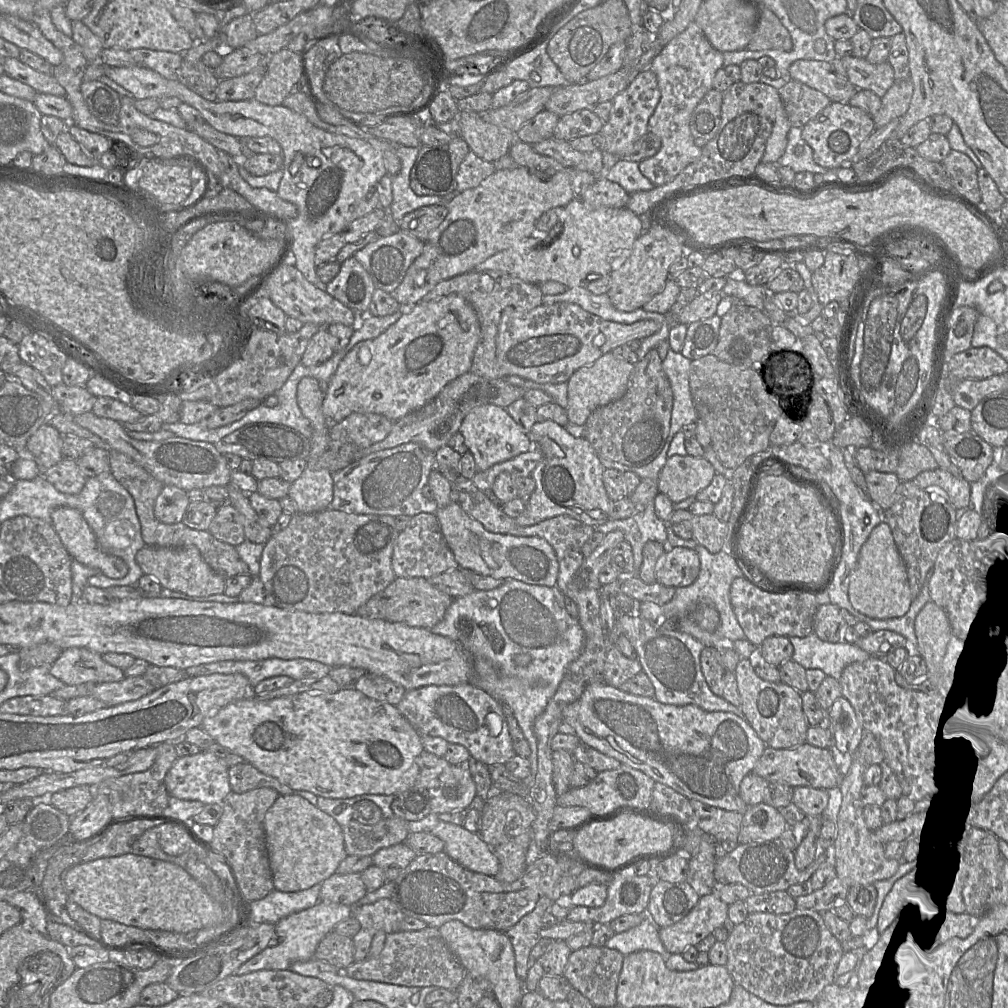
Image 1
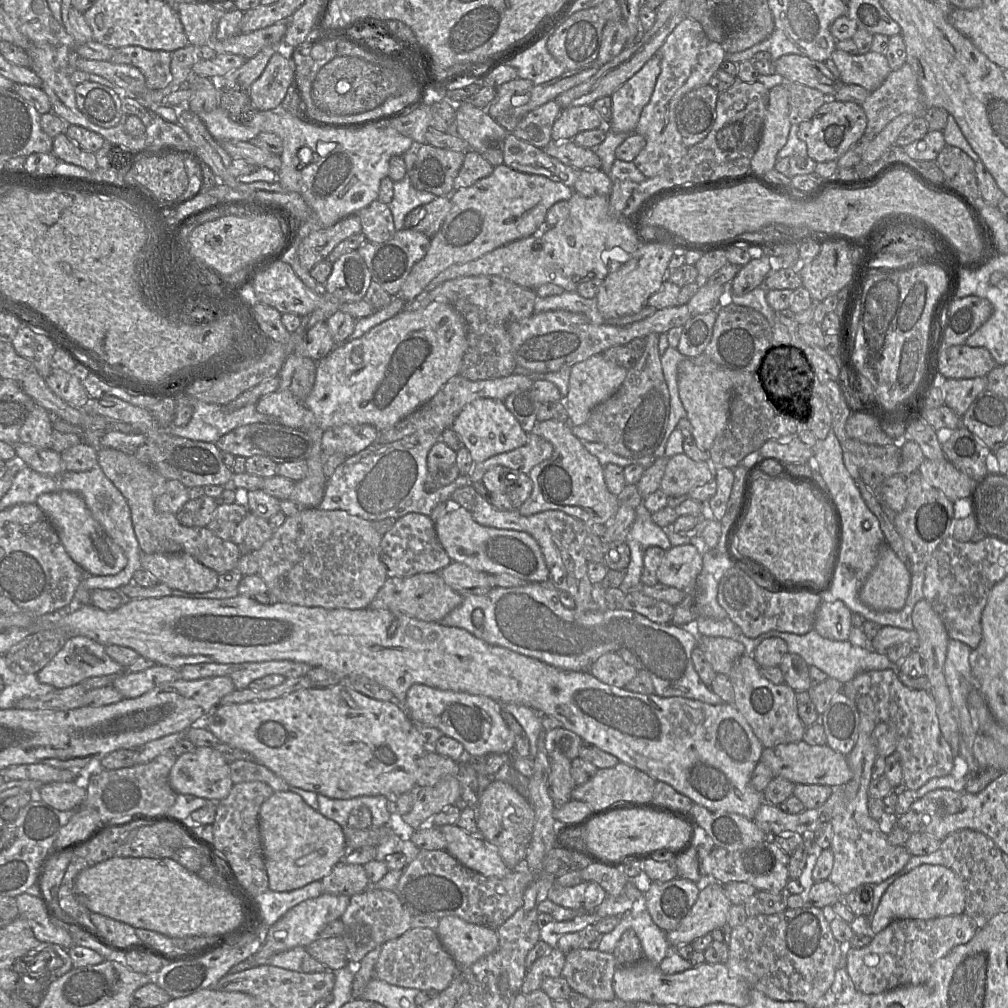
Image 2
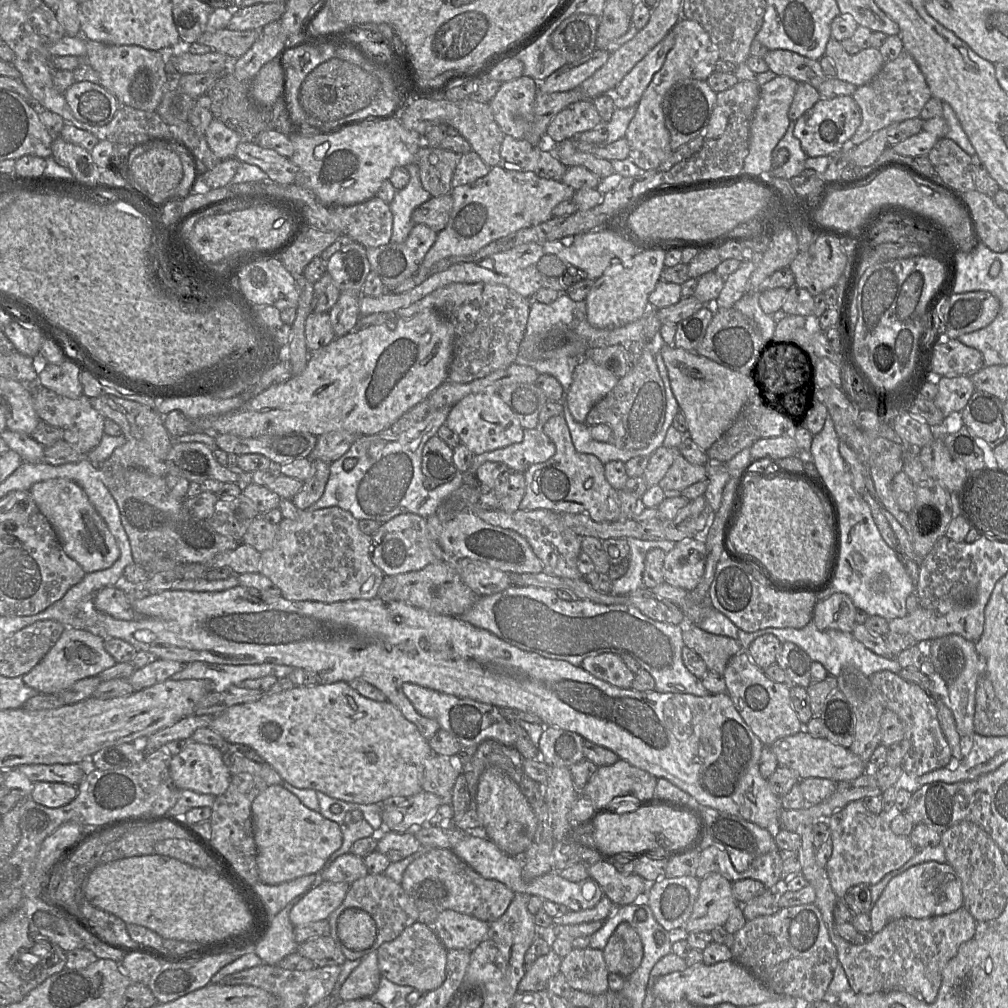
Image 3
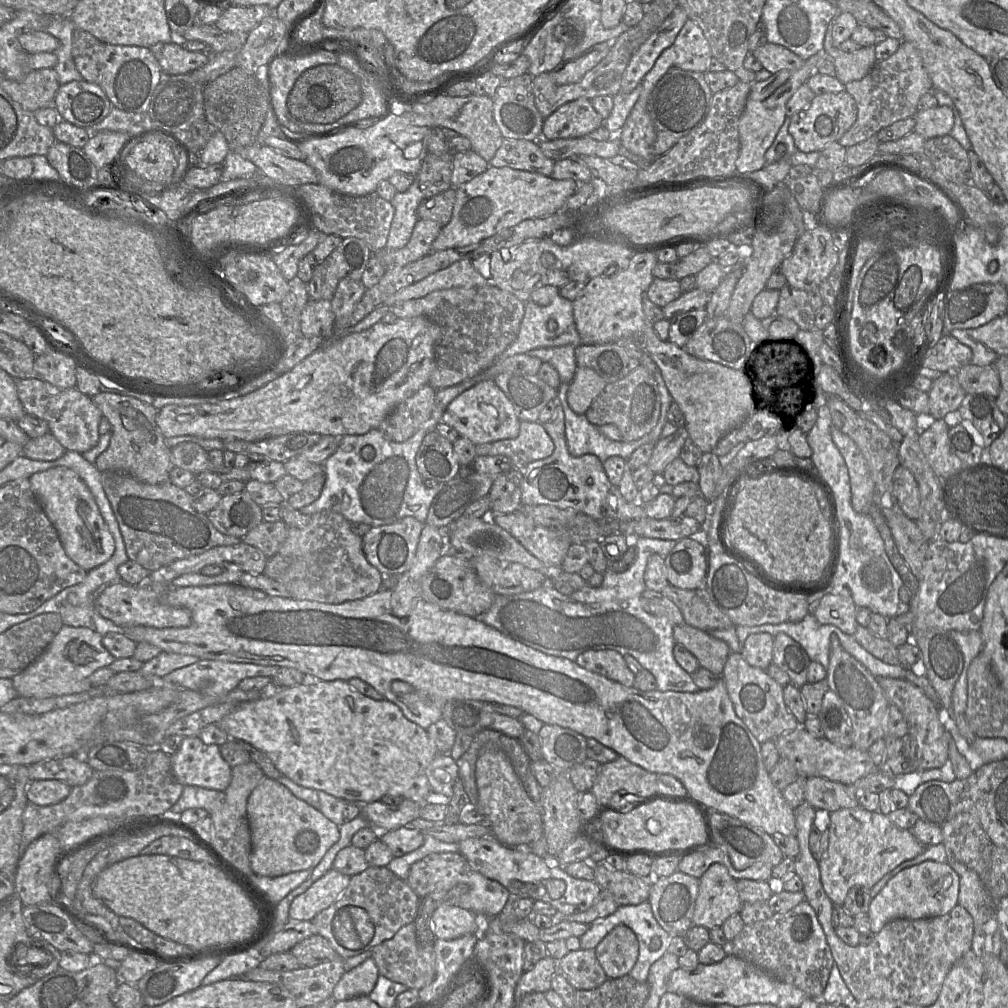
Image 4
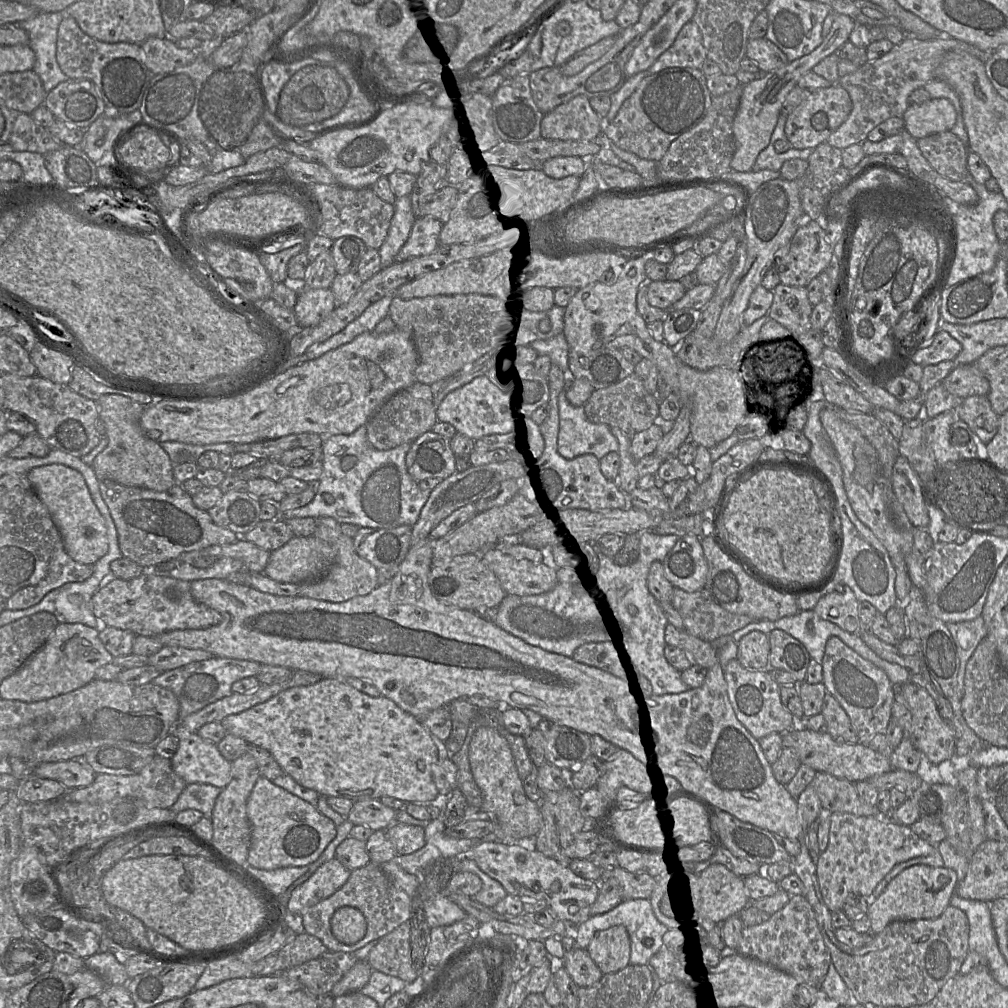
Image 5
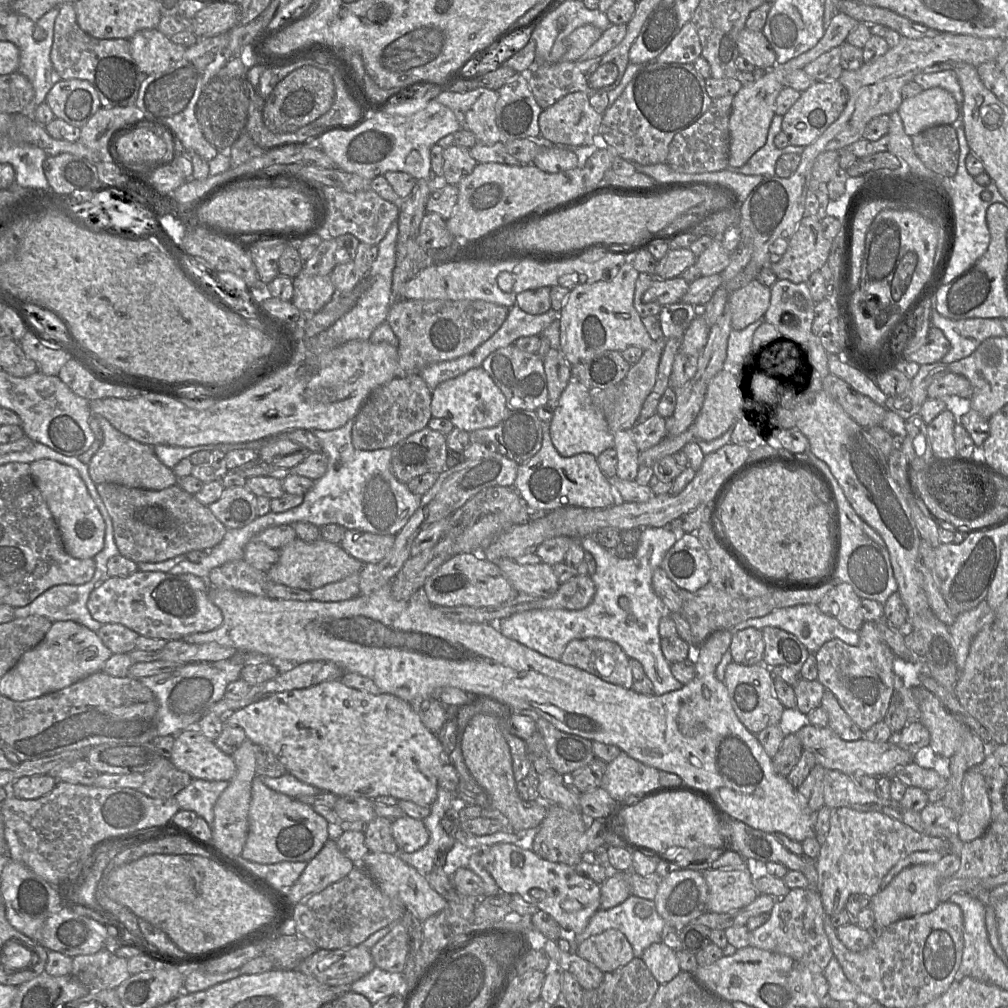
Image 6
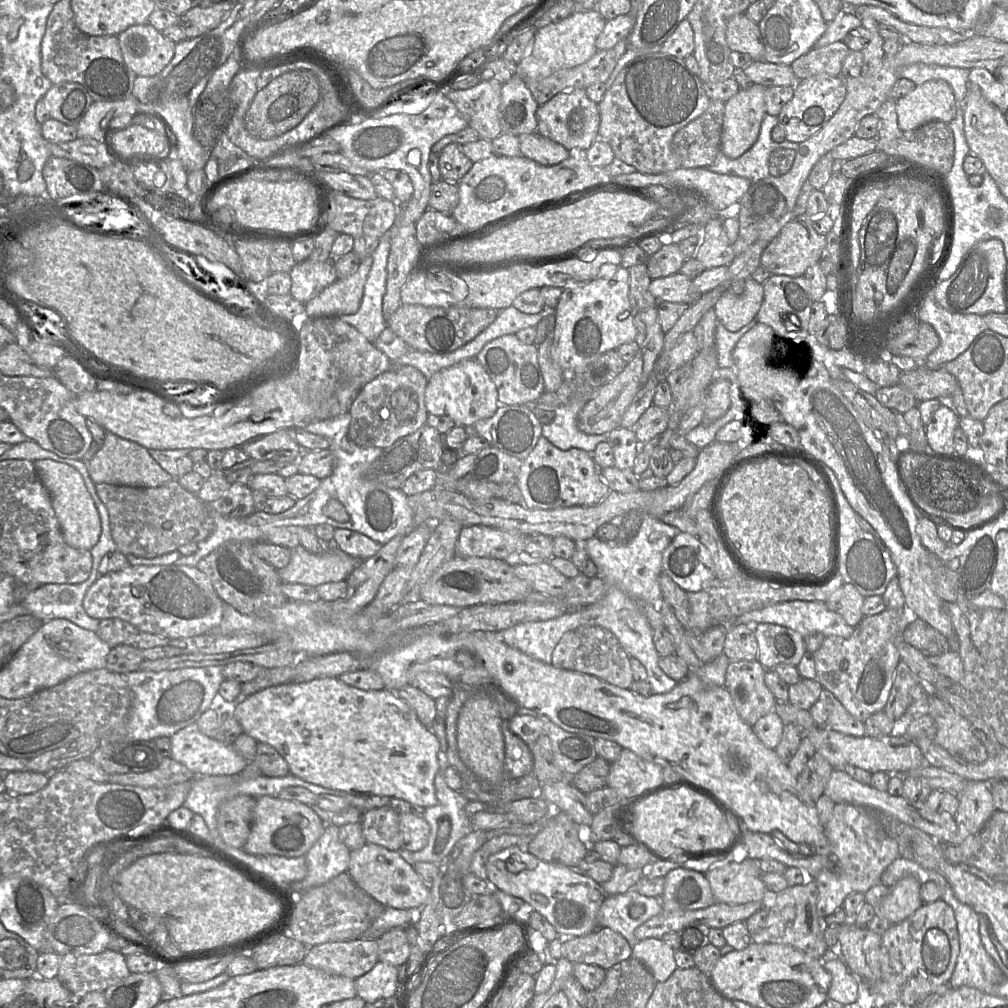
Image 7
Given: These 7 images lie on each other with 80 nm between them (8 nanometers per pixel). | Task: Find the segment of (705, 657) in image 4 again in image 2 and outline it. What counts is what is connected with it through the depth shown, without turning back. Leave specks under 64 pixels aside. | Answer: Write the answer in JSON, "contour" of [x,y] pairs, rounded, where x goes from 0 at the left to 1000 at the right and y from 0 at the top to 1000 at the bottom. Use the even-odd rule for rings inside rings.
{"contour":[[[692,631],[692,642],[711,669],[722,670],[728,657],[739,648],[736,638],[719,632]]]}

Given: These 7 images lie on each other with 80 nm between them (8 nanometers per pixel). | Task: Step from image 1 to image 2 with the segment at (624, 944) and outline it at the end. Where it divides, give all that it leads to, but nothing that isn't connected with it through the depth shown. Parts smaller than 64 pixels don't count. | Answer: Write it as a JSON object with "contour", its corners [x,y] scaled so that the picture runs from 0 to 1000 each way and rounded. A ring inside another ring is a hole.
{"contour":[[[636,897],[627,904],[615,909],[613,918],[597,929],[593,942],[607,945],[617,927],[627,922],[636,935],[639,950],[654,957],[666,944],[661,925],[655,922],[647,913],[645,907]]]}

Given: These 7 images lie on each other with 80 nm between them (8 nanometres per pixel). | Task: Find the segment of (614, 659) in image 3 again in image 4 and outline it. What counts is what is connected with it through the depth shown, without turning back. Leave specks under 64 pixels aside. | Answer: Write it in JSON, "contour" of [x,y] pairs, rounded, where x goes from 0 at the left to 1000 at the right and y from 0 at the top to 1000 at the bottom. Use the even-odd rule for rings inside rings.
{"contour":[[[583,645],[576,648],[570,657],[620,682],[629,679],[630,669],[623,663],[619,651],[610,645]]]}

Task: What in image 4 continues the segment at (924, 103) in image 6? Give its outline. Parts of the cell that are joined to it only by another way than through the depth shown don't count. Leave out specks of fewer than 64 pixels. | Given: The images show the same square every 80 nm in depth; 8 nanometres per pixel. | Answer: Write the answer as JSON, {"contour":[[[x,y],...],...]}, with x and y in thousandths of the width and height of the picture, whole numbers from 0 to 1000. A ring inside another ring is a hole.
{"contour":[[[940,105],[911,109],[907,117],[907,131],[918,138],[939,134],[946,125],[946,113]]]}

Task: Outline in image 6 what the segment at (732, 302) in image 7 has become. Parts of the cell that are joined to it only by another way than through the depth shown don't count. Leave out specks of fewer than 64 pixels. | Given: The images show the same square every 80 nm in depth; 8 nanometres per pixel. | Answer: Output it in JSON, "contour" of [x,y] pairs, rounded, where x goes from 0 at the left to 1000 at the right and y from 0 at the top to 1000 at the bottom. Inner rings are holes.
{"contour":[[[750,277],[727,289],[722,294],[725,323],[736,327],[756,315],[764,302],[764,286]]]}

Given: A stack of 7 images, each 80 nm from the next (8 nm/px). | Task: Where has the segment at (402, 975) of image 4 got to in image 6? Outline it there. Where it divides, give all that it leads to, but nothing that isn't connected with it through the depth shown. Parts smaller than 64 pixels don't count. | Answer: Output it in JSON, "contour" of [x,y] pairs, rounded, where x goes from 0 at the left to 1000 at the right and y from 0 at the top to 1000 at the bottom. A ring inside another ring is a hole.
{"contour":[[[395,915],[388,924],[368,941],[373,959],[384,964],[399,965],[405,947],[405,929],[402,920]]]}

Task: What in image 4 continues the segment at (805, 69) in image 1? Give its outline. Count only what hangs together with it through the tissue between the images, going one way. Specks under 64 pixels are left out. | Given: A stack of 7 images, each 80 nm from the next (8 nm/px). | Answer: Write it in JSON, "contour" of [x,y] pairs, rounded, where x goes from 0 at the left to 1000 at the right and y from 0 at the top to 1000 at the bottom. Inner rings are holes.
{"contour":[[[761,42],[745,53],[766,73],[778,69],[794,68],[798,60],[781,48]]]}

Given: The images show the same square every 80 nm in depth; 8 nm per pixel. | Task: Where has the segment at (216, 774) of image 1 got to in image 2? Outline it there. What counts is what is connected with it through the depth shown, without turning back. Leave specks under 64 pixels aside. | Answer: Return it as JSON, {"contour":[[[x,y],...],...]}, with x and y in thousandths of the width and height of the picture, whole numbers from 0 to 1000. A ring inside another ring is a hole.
{"contour":[[[193,741],[190,746],[177,750],[169,764],[167,773],[170,782],[176,788],[188,788],[205,793],[209,797],[224,792],[231,781],[227,758],[211,741]]]}

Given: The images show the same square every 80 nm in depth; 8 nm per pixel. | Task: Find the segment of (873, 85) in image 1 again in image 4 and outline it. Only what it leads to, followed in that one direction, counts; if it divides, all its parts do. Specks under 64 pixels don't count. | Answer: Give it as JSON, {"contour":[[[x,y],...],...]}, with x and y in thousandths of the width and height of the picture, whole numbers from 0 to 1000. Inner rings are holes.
{"contour":[[[826,21],[821,25],[818,33],[816,50],[828,65],[829,77],[836,83],[857,77],[869,63],[868,49],[855,47],[853,50],[840,53],[826,45]]]}

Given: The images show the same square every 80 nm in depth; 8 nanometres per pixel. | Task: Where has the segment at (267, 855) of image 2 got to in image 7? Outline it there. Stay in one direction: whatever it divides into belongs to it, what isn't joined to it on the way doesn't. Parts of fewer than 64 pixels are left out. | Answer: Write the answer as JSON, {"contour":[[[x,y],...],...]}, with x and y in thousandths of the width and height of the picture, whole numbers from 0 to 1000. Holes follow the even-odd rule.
{"contour":[[[259,790],[253,793],[248,827],[240,841],[246,847],[289,851],[303,849],[321,825],[323,817],[303,797],[271,790]]]}

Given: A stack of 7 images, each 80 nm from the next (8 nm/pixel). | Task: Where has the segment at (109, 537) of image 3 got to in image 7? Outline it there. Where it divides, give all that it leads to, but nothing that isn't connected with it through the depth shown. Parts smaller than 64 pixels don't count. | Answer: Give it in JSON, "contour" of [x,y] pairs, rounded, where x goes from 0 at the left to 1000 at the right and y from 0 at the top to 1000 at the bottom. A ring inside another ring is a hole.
{"contour":[[[50,455],[34,457],[39,475],[48,487],[64,538],[76,545],[90,546],[100,531],[100,516],[80,470],[71,462]]]}

